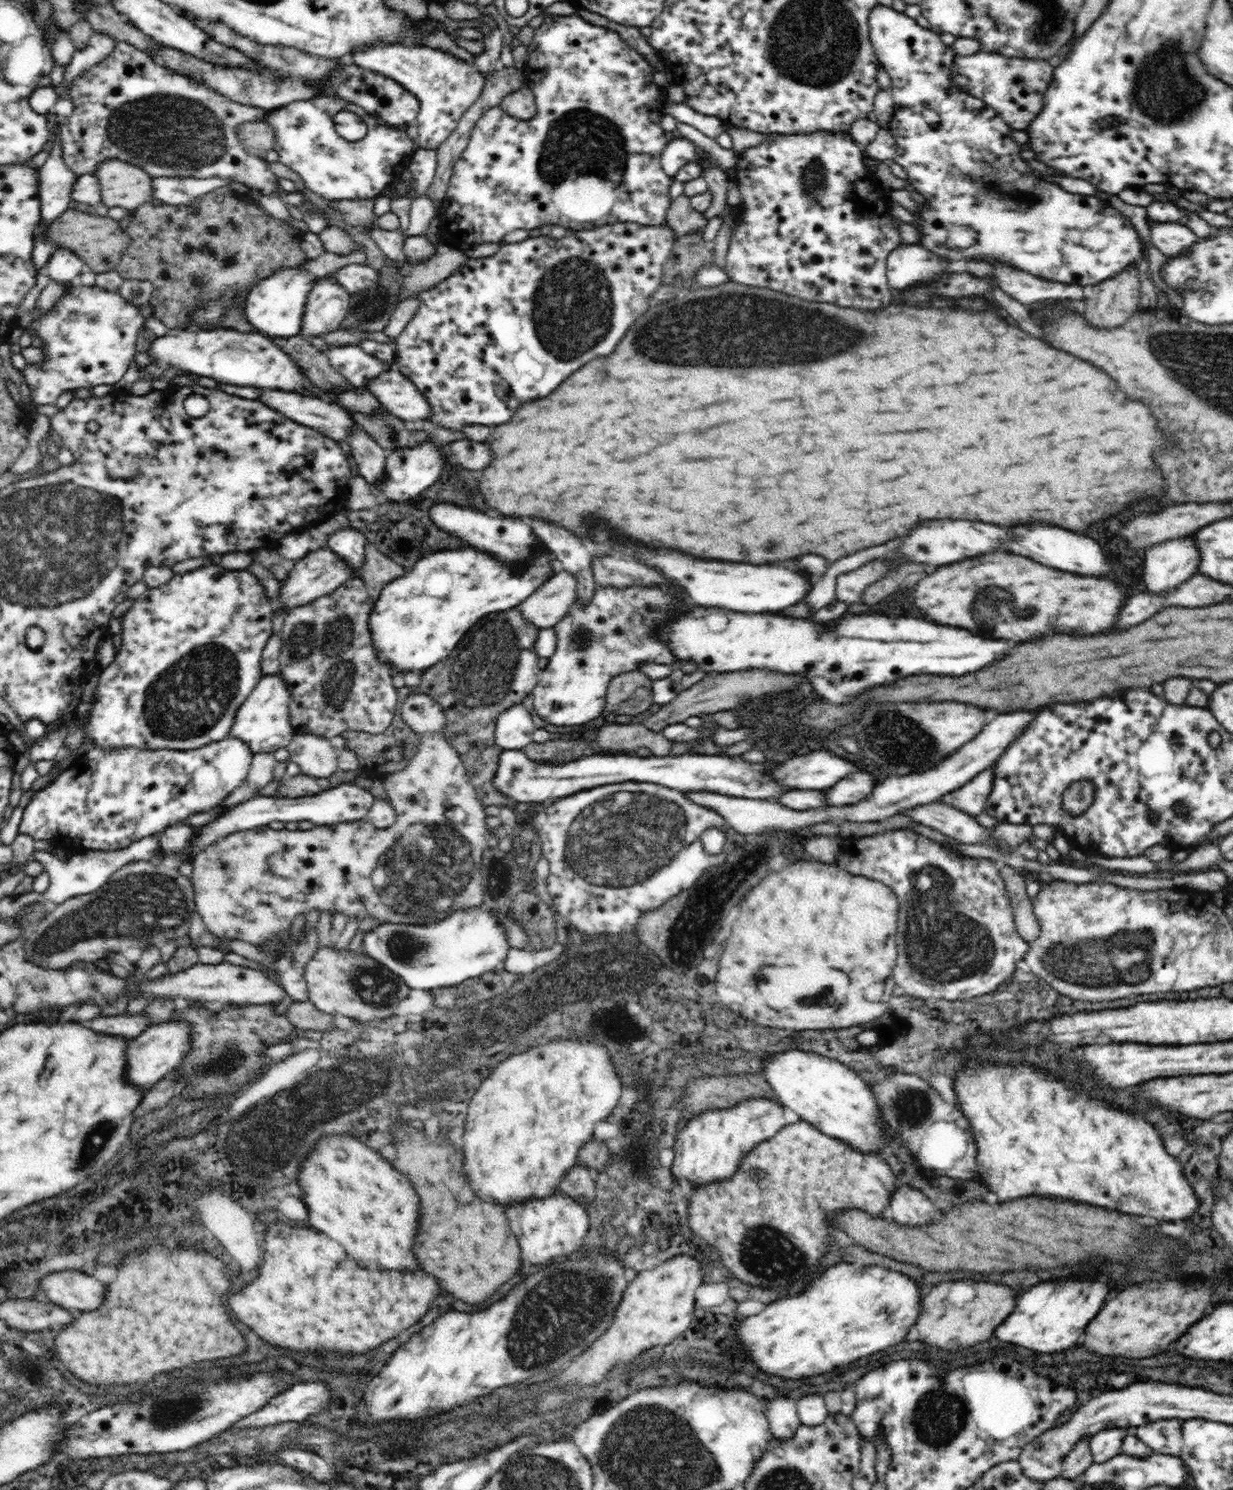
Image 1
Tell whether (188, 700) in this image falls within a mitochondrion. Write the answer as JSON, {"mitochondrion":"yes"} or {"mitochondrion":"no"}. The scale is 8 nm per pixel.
{"mitochondrion":"yes"}

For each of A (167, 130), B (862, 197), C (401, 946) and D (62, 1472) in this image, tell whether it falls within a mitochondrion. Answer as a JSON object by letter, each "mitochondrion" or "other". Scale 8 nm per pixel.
{"A":"mitochondrion","B":"other","C":"mitochondrion","D":"other"}

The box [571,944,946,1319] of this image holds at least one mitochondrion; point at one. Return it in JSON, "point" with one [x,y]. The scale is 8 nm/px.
{"point":[770,1255]}

